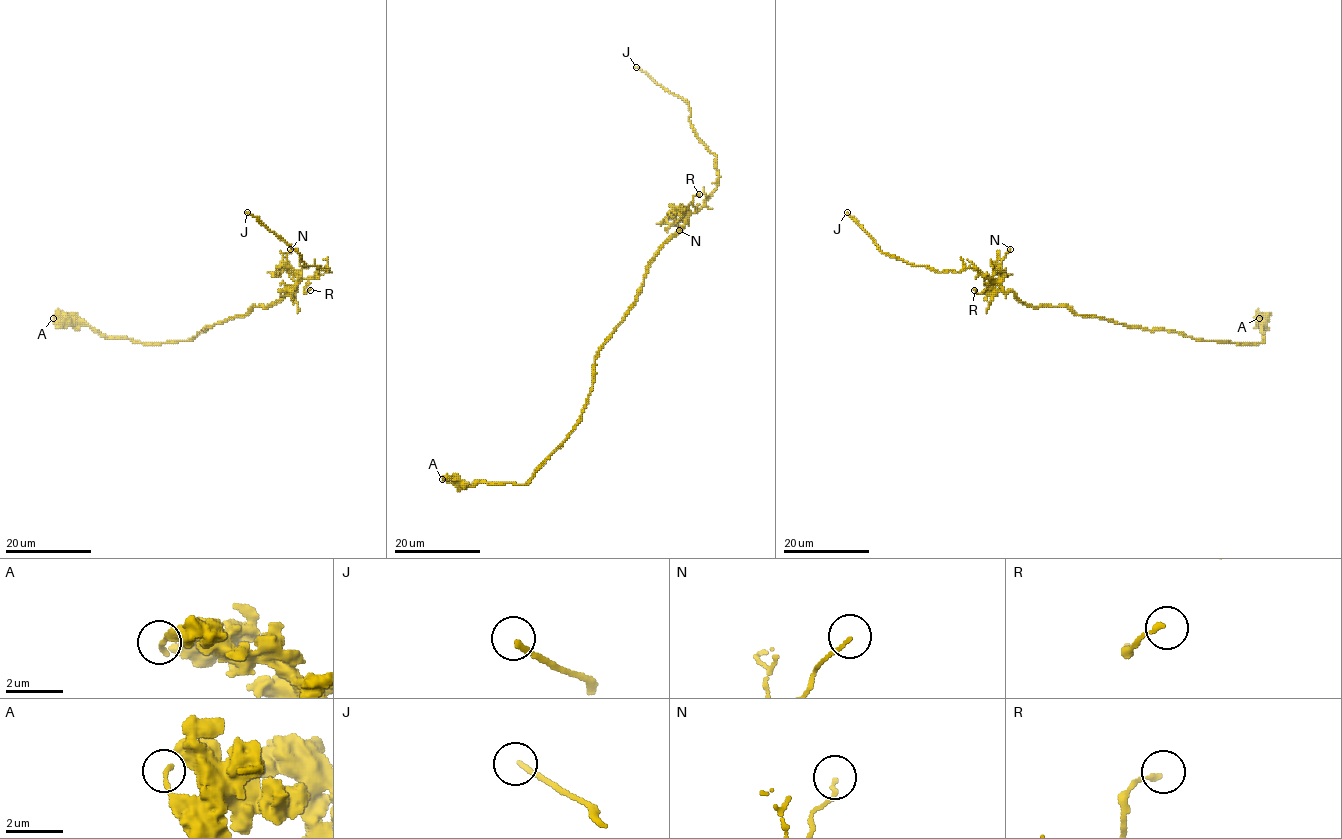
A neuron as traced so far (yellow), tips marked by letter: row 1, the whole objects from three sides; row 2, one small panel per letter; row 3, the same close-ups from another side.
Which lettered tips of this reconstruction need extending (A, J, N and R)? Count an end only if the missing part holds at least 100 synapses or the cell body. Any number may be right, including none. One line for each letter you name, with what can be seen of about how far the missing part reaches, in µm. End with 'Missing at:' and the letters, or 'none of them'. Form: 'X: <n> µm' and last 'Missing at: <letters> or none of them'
J: 25 µm
Missing at: J

